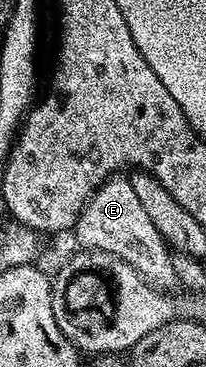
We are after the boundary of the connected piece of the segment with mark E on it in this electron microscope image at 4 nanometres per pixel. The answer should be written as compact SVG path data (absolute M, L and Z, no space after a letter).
M114 175L90 194L74 225L73 235L84 249L107 251L123 259L154 288L167 291L169 287L177 285L172 250L148 218L147 211L140 205L139 197L126 176Z

